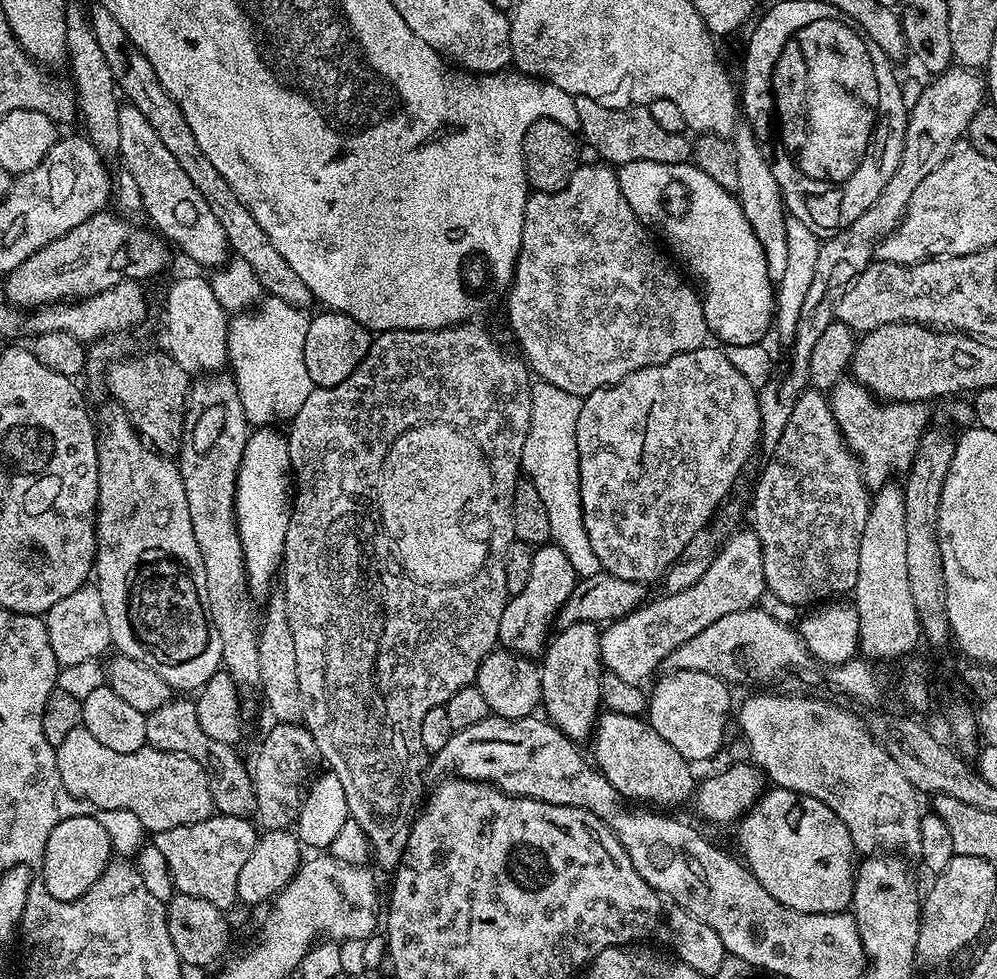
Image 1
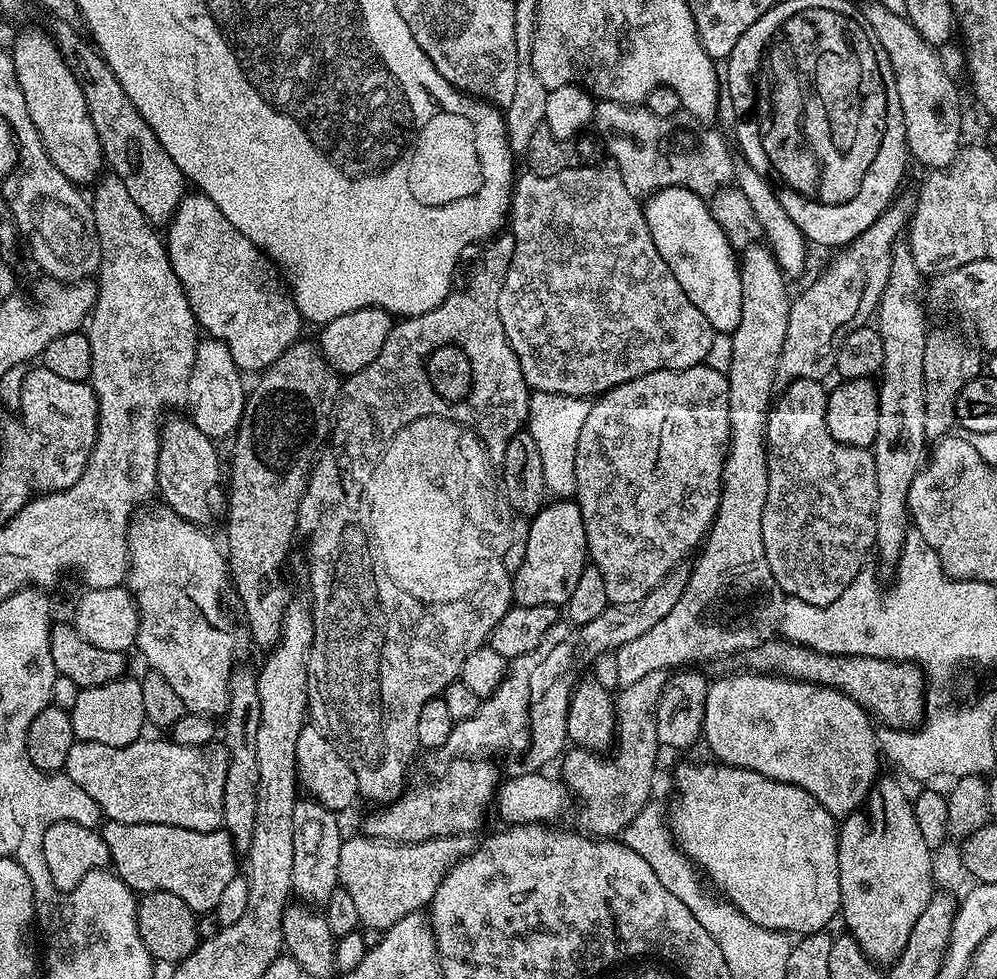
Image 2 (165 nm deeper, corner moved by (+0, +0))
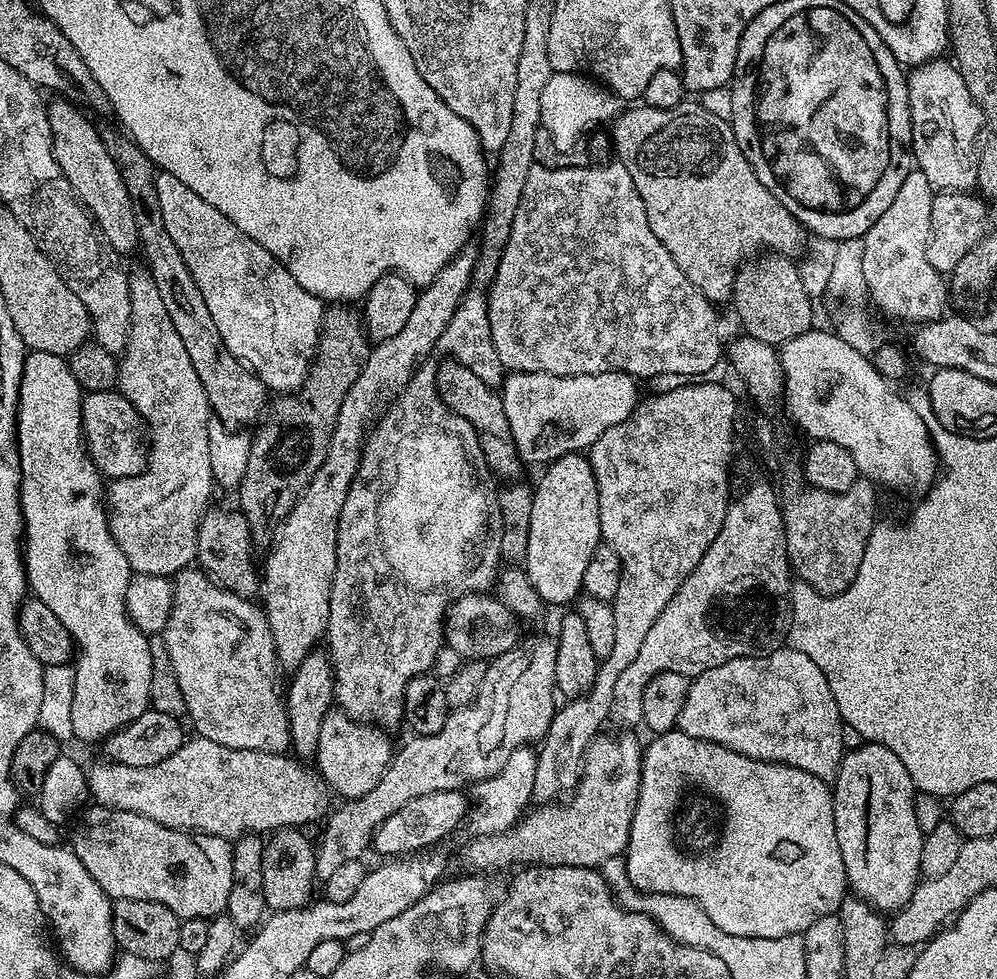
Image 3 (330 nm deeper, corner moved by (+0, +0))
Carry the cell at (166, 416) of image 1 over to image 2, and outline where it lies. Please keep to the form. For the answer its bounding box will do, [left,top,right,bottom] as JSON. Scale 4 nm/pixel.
[156,416,220,525]

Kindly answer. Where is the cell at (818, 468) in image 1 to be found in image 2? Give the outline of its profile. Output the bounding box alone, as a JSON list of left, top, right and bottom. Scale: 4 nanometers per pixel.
[762,380,878,606]

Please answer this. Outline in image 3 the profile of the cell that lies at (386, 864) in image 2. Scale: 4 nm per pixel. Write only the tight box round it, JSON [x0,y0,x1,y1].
[464,730,644,874]

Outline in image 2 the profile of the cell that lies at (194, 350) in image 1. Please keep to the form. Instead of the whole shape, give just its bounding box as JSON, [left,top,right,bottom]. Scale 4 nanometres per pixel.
[186,338,246,442]

